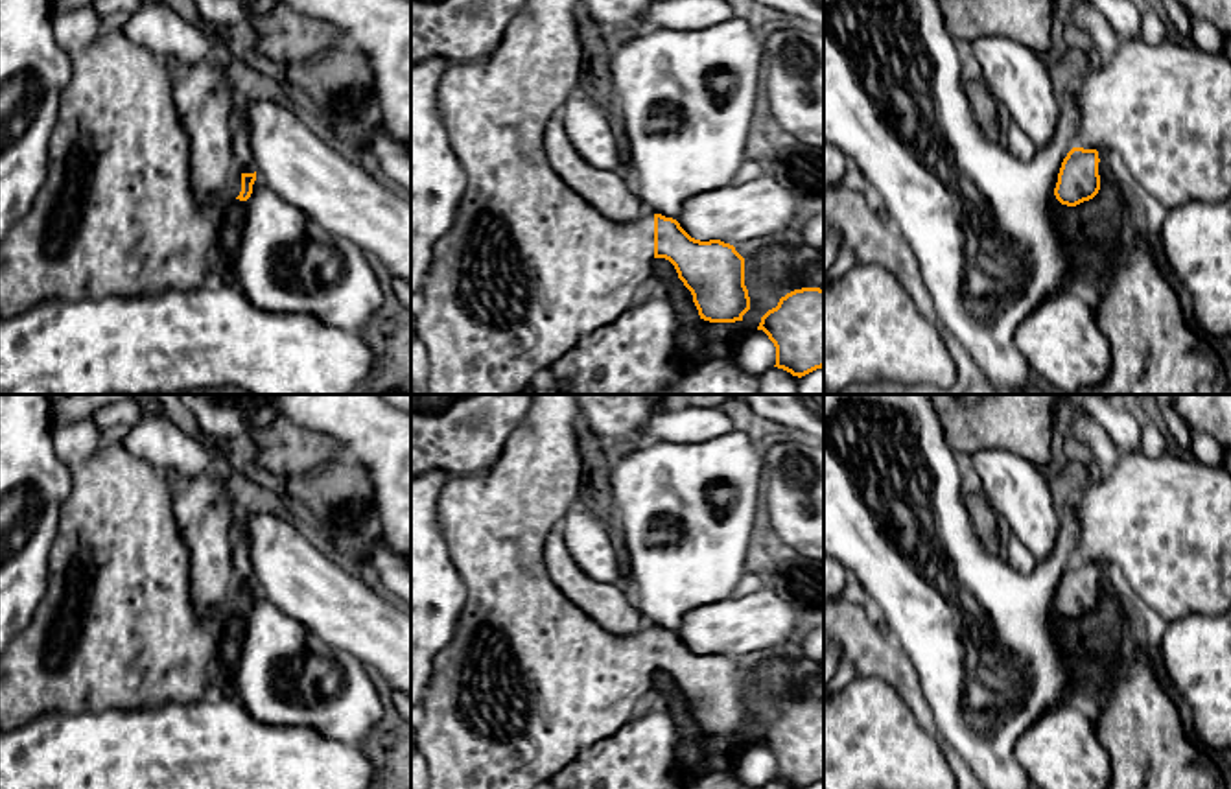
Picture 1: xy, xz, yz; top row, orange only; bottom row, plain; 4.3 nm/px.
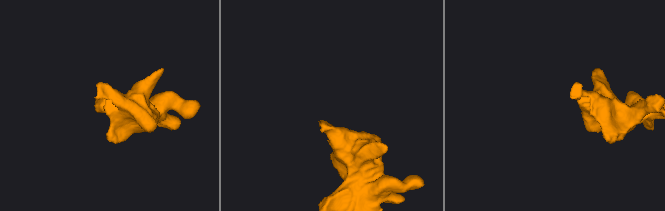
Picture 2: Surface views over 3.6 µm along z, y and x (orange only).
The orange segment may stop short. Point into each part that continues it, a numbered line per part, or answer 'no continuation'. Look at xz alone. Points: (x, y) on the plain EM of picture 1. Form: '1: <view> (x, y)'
1: xz (529, 681)

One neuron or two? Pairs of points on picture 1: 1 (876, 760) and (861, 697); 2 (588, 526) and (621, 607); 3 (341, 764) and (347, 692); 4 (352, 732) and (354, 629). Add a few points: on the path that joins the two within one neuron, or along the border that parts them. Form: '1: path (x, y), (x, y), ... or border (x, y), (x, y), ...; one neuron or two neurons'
1: path (872, 745), (867, 740), (867, 712); one neuron
2: border (574, 557), (594, 579), (614, 583); two neurons
3: border (303, 727), (358, 745); two neurons
4: border (316, 636), (349, 651), (369, 670); two neurons

